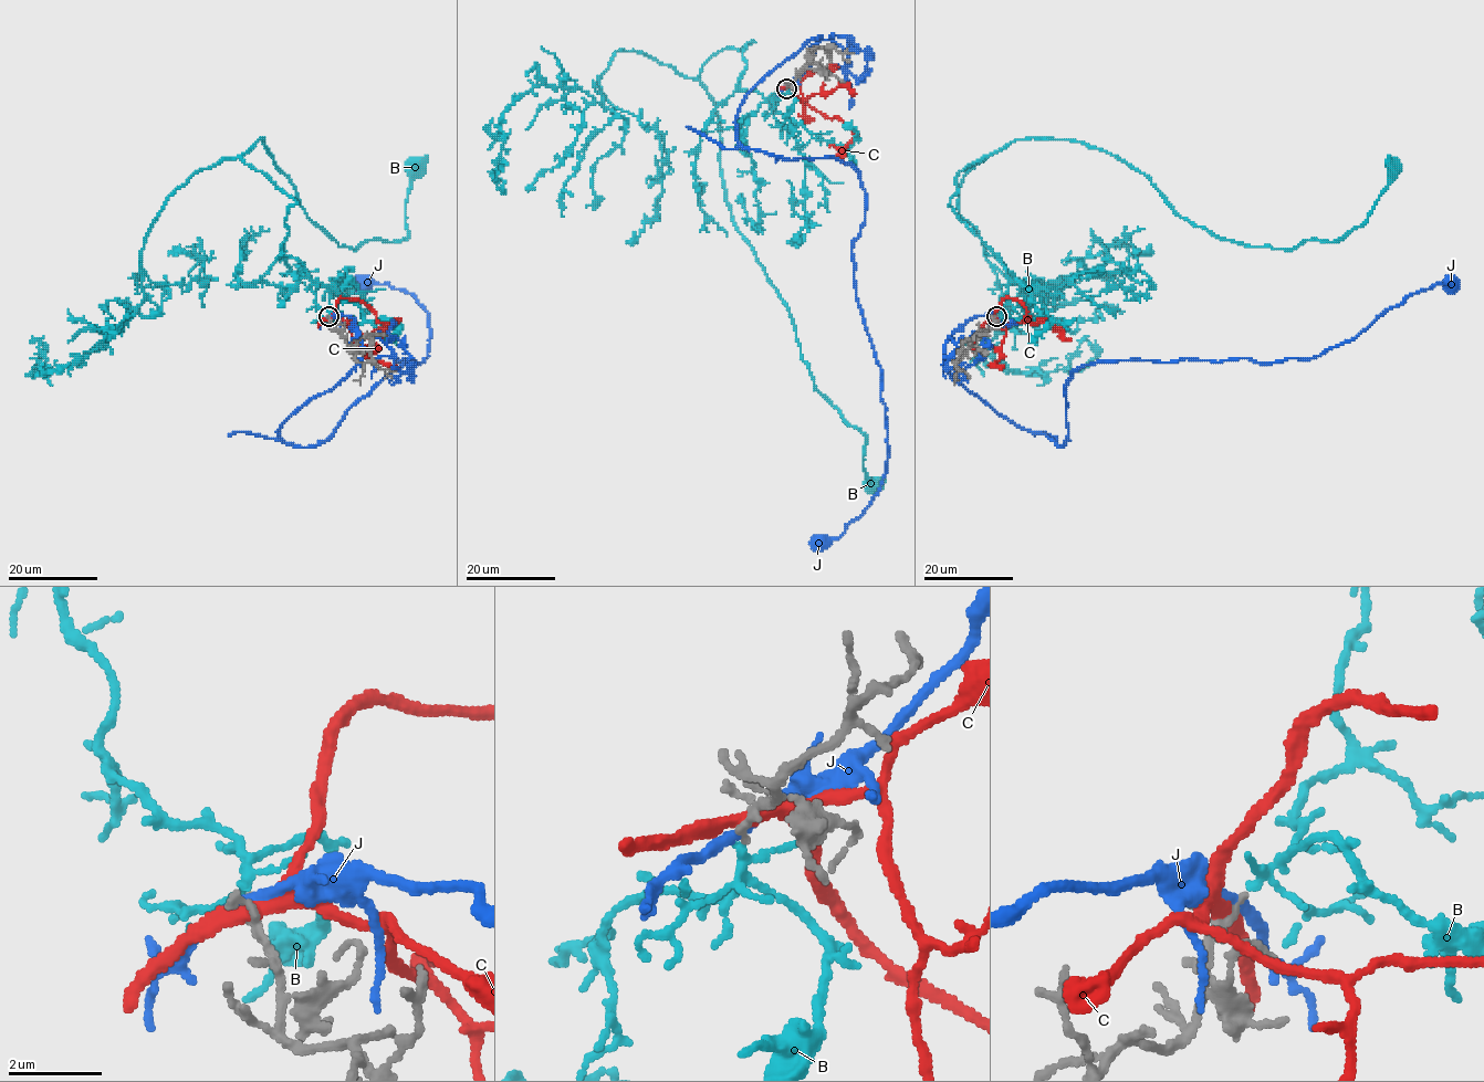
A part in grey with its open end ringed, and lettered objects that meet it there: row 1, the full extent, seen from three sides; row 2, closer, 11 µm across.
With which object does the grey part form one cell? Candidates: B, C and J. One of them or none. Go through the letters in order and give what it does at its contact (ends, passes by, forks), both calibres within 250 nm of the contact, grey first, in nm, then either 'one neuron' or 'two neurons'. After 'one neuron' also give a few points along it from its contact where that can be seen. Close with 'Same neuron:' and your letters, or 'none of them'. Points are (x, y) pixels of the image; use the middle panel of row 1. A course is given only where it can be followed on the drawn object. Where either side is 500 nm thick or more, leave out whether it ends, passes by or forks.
B: it forks there; 110 nm thick on the grey side, 120 nm on the other; one neuron; it runs (786, 88), (769, 102), (739, 87), (755, 41), (698, 76), (731, 221), (813, 385), (866, 438), (870, 483)
C: it passes by; 170 nm thick on the grey side, 300 nm on the other; two neurons
J: it passes by; 140 nm thick on the grey side, 220 nm on the other; two neurons
Same neuron: B

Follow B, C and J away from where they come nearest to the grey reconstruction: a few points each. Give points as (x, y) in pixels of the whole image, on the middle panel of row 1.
B: (786, 88), (769, 102), (739, 87), (755, 41), (698, 76), (731, 221), (813, 385), (866, 438), (870, 483)
C: (786, 86), (826, 117), (840, 119), (854, 135), (840, 155), (842, 163)
J: (786, 87), (819, 37), (752, 90), (735, 139), (858, 172), (855, 298), (886, 407), (880, 490), (818, 539)

